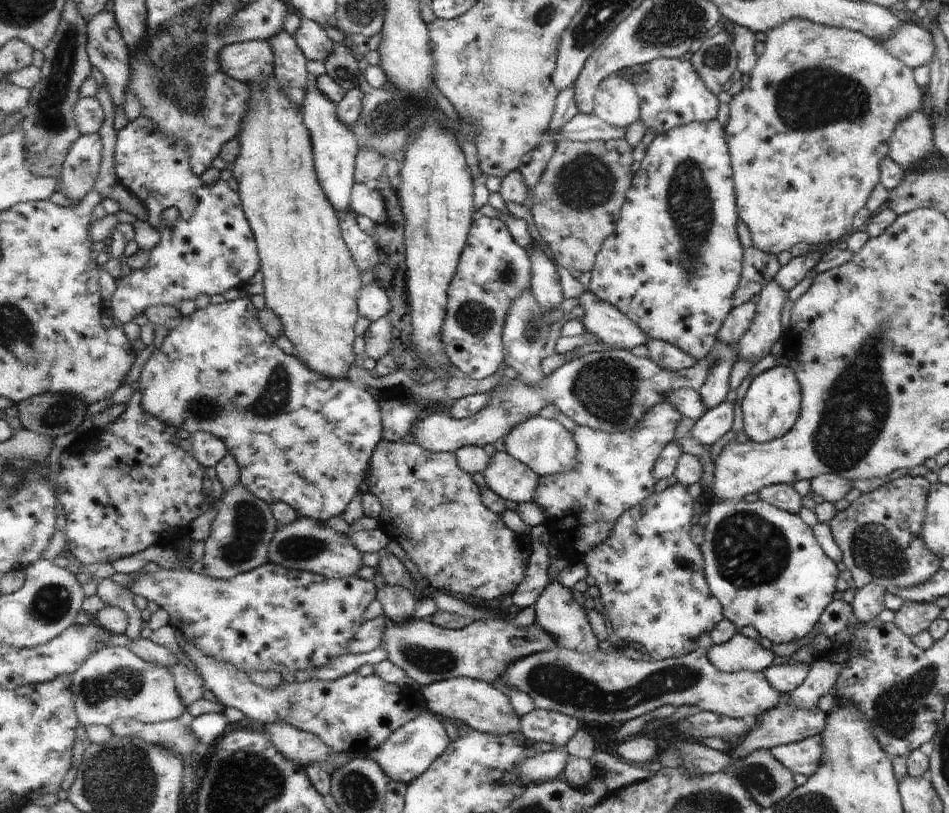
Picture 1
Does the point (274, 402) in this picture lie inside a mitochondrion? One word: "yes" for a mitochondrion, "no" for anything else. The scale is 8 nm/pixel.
yes

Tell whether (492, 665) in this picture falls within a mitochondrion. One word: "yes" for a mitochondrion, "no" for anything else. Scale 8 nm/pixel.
no

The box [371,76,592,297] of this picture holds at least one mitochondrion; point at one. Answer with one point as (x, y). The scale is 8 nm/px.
(506, 273)

